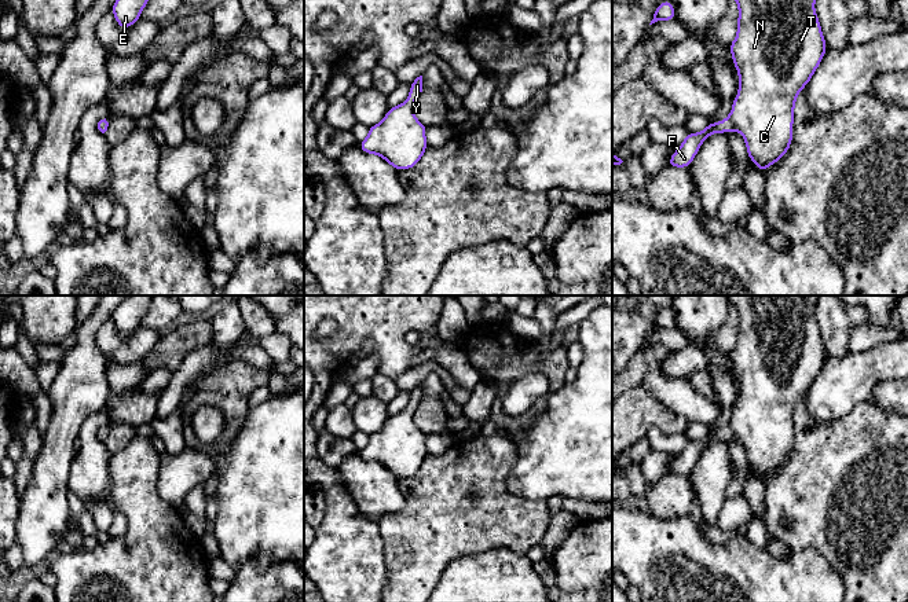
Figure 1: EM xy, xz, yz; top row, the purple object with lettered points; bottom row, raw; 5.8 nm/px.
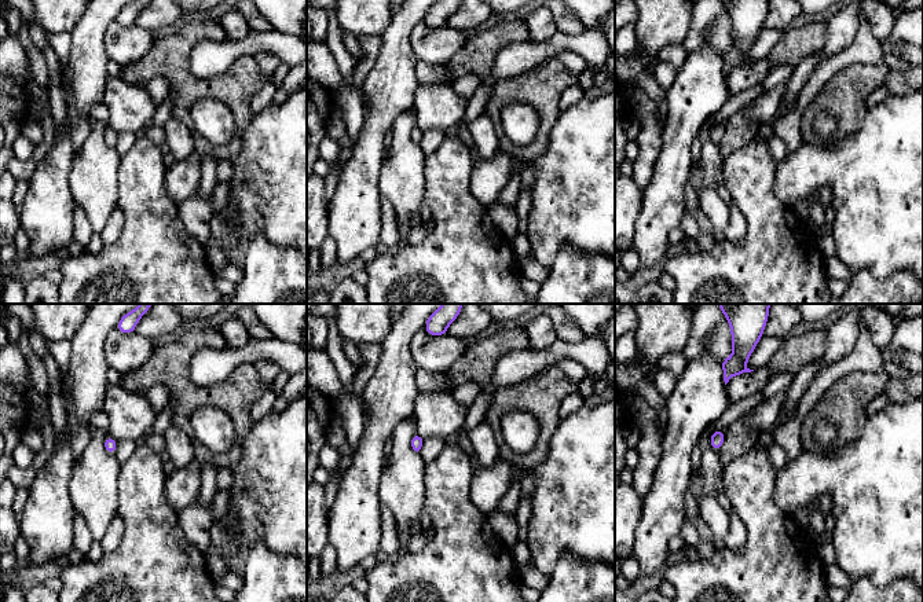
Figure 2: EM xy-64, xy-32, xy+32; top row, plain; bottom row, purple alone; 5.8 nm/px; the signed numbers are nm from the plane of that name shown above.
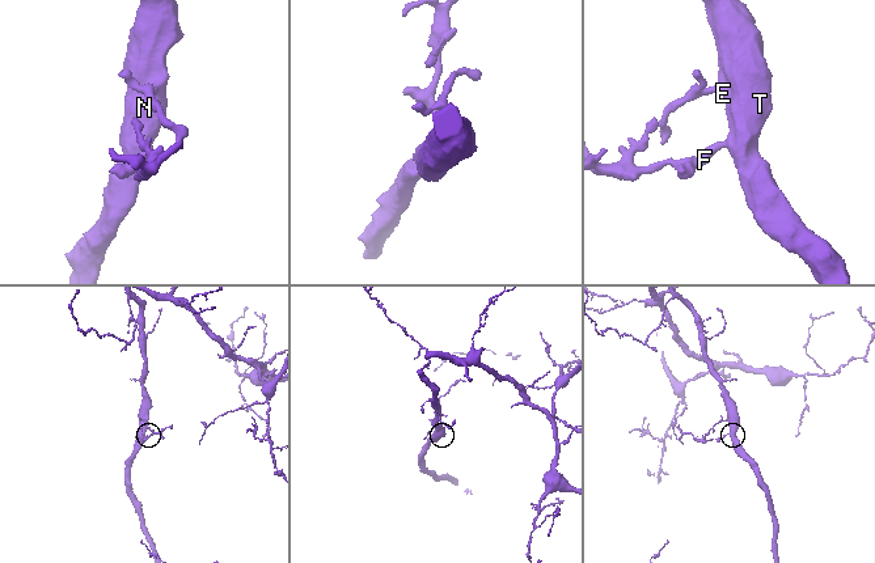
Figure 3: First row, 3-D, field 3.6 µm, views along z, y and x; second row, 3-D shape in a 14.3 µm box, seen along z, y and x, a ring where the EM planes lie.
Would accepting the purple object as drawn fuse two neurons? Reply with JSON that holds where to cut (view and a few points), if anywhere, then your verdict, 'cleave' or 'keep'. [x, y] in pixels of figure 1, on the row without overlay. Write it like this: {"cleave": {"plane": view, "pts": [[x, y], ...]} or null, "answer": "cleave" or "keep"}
{"cleave": null, "answer": "keep"}

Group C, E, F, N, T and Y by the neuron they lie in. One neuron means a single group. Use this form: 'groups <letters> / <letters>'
groups C E F N T Y

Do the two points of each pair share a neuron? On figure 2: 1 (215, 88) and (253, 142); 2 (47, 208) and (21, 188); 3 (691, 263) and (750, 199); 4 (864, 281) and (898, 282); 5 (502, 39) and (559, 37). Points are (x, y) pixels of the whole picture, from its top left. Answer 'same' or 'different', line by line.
1: different
2: different
3: same
4: same
5: different

